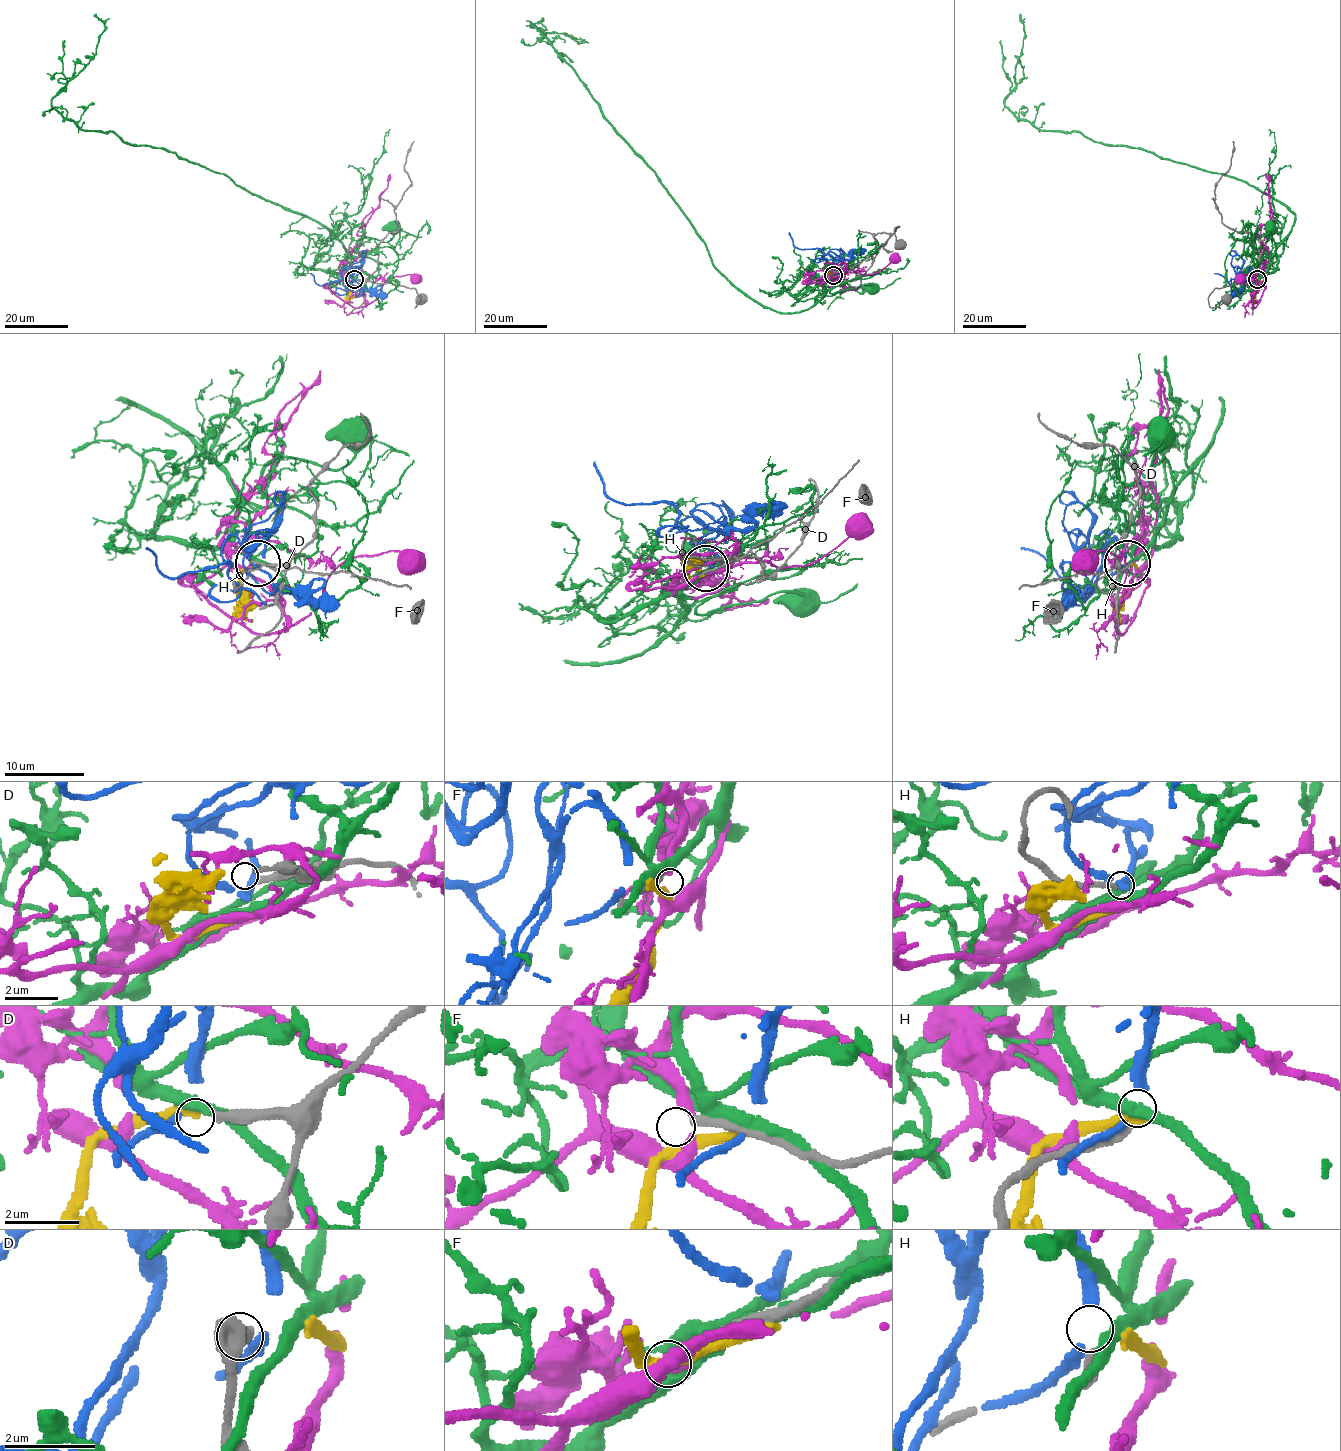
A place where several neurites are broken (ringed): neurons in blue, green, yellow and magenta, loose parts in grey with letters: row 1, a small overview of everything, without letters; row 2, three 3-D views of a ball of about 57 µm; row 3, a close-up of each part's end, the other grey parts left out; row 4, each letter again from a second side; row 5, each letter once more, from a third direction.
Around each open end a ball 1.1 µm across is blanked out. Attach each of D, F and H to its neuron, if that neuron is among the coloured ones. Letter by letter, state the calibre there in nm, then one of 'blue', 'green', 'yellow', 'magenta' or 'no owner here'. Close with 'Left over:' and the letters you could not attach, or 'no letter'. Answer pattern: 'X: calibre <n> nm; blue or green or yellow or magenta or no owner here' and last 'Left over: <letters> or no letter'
D: calibre 280 nm; no owner here
F: calibre 220 nm; no owner here
H: calibre 170 nm; blue
Left over: D, F

